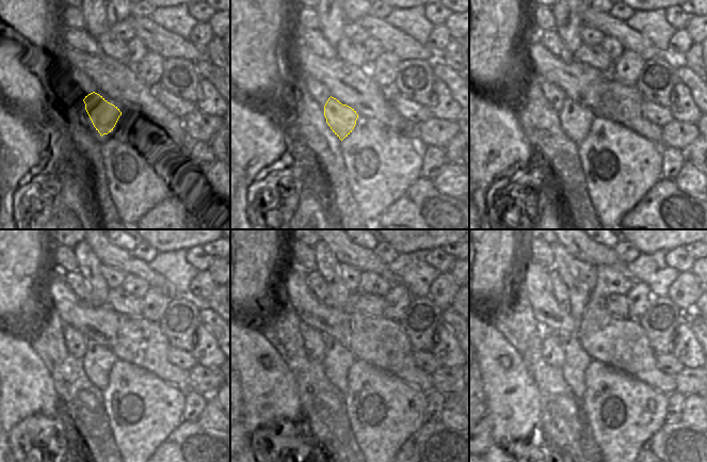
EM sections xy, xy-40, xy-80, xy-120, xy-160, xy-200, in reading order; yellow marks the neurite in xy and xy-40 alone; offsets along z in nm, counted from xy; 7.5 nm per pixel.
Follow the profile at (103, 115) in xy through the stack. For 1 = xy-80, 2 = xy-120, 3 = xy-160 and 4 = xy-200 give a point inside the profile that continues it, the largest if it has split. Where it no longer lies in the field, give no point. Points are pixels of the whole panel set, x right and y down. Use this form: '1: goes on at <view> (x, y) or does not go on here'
1: goes on at xy-80 (576, 120)
2: goes on at xy-120 (98, 360)
3: goes on at xy-160 (338, 359)
4: goes on at xy-200 (577, 361)

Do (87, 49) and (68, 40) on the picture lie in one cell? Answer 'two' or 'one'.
one

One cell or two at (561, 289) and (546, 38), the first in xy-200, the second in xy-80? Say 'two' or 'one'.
one

